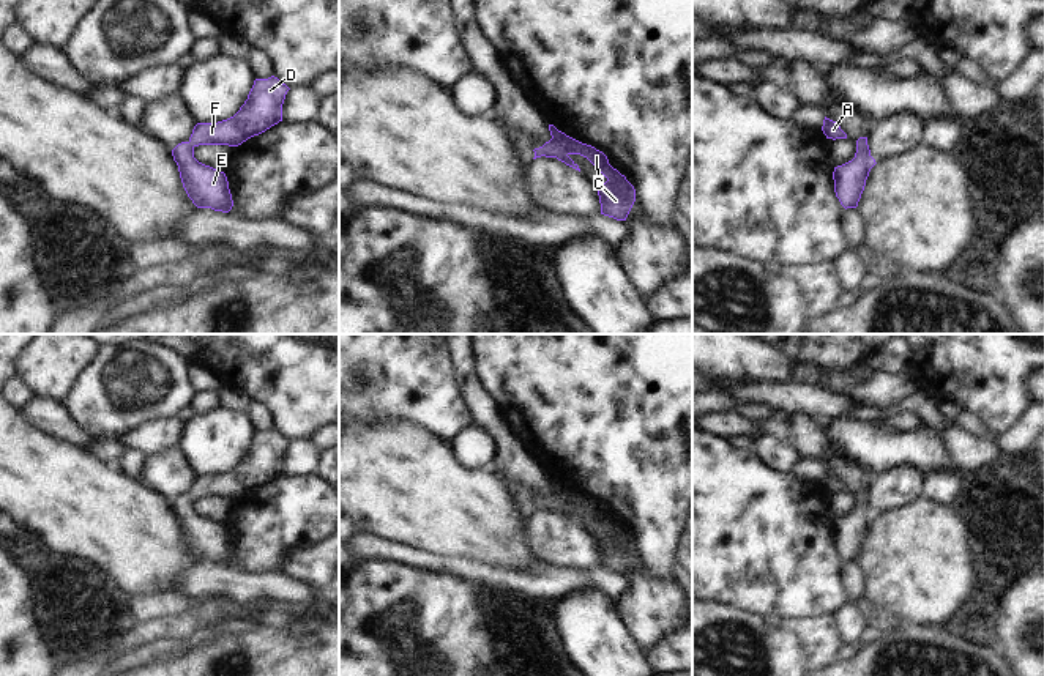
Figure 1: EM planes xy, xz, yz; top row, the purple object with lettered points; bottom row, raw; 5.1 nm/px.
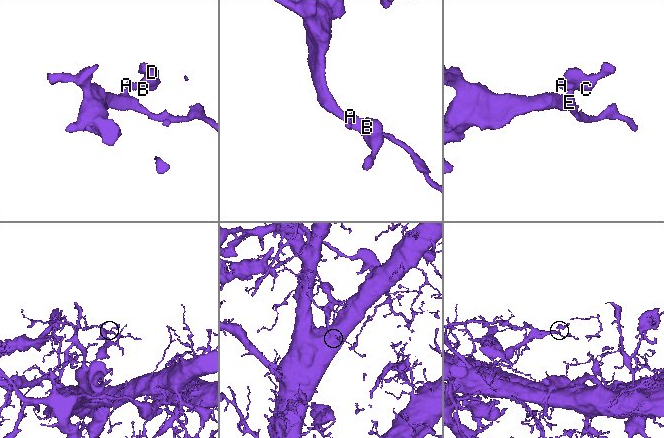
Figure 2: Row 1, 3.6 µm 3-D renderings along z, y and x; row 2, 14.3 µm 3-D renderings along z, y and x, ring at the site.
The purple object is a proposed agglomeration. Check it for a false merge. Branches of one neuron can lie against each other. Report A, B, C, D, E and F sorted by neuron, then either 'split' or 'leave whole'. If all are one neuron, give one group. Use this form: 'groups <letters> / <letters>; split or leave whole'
groups A B C D E F; leave whole

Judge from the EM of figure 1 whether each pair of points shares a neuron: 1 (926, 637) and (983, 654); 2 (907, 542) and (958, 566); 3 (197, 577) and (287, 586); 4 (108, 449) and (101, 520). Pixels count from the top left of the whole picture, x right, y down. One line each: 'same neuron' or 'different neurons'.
1: same neuron
2: same neuron
3: same neuron
4: different neurons

